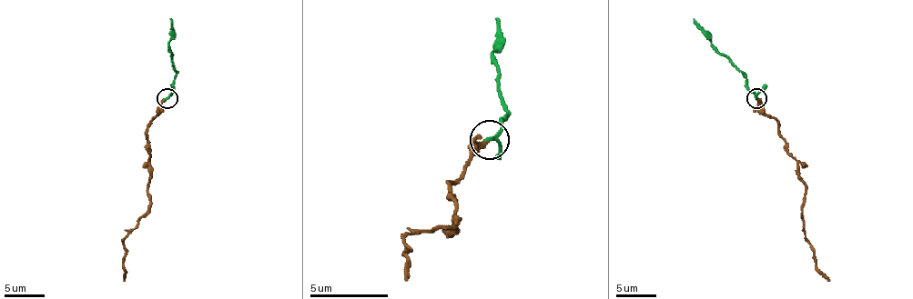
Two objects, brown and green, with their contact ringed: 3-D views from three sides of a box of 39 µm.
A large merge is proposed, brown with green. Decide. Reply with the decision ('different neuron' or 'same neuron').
same neuron

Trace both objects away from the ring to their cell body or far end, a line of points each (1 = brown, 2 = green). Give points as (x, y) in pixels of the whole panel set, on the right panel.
1: (756, 98), (779, 126), (786, 151), (797, 163), (797, 177), (806, 187), (804, 234), (816, 265), (830, 280)
2: (756, 98), (746, 85), (743, 74), (715, 45), (694, 19)

